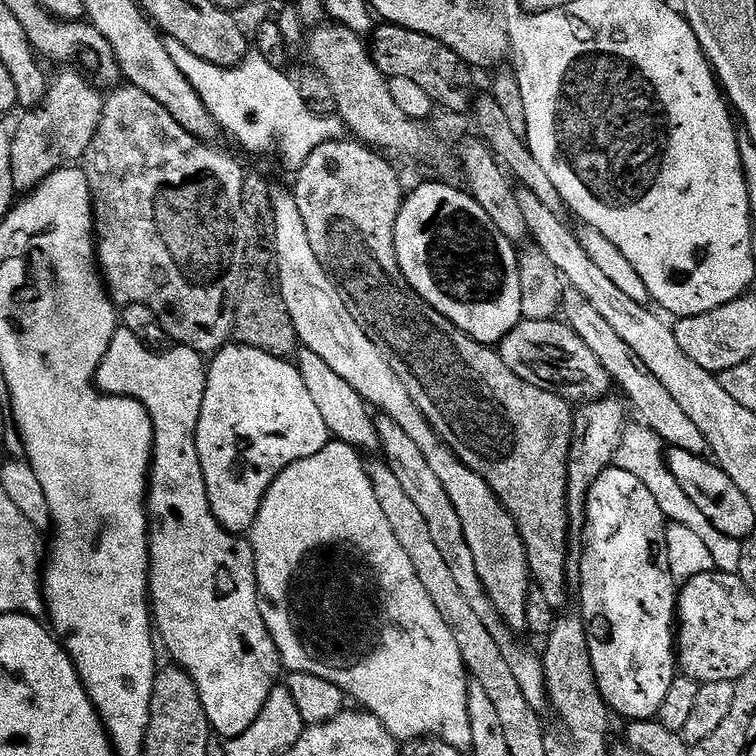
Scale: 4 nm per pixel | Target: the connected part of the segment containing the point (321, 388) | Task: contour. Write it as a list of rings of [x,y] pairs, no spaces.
[[[301,347],[294,363],[302,374],[302,382],[306,382],[306,391],[312,395],[314,403],[322,413],[329,433],[343,444],[348,444],[357,450],[379,449],[380,438],[373,413],[368,413],[369,405],[358,394],[358,390],[354,390],[354,386],[350,386],[350,382],[346,382],[346,378],[342,378],[334,370],[330,370],[330,366],[326,366],[325,360],[318,358],[318,354],[314,354],[314,350]]]

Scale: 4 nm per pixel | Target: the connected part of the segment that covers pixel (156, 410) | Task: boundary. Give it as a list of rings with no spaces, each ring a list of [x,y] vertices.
[[[120,326],[110,342],[110,350],[106,350],[106,358],[102,358],[98,366],[95,385],[110,396],[129,396],[142,402],[152,419],[154,446],[148,478],[148,594],[154,628],[163,651],[165,648],[176,659],[173,661],[192,676],[194,686],[198,686],[211,731],[231,738],[250,730],[254,718],[262,714],[266,698],[270,698],[278,686],[279,680],[276,679],[282,673],[282,665],[278,646],[263,621],[252,545],[220,525],[218,518],[214,518],[206,494],[206,478],[198,458],[196,435],[207,381],[208,369],[201,353],[179,346],[167,352],[157,352]]]

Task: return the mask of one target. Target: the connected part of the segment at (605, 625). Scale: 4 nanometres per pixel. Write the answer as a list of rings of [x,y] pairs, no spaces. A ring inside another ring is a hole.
[[[615,466],[598,474],[598,482],[594,482],[588,495],[578,591],[580,591],[578,612],[584,618],[584,629],[590,646],[590,662],[594,666],[598,690],[602,694],[604,703],[615,715],[617,712],[618,715],[625,716],[625,721],[628,722],[659,717],[660,707],[666,698],[666,690],[670,690],[670,682],[674,682],[674,678],[678,675],[678,581],[670,574],[670,558],[666,554],[666,517],[662,514],[658,502],[654,502],[654,494],[650,494],[650,490],[646,490],[646,486],[642,486],[642,482],[634,478],[634,474]]]

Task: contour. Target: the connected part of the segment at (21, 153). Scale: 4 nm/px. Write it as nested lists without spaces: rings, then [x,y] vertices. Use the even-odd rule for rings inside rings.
[[[60,70],[48,81],[48,93],[41,104],[35,105],[16,124],[16,132],[11,133],[12,149],[12,186],[17,193],[27,194],[38,187],[50,174],[60,168],[67,168],[83,161],[88,152],[90,142],[94,142],[94,134],[98,130],[98,122],[102,122],[102,110],[105,97],[100,96],[101,89],[87,75],[76,70]]]

